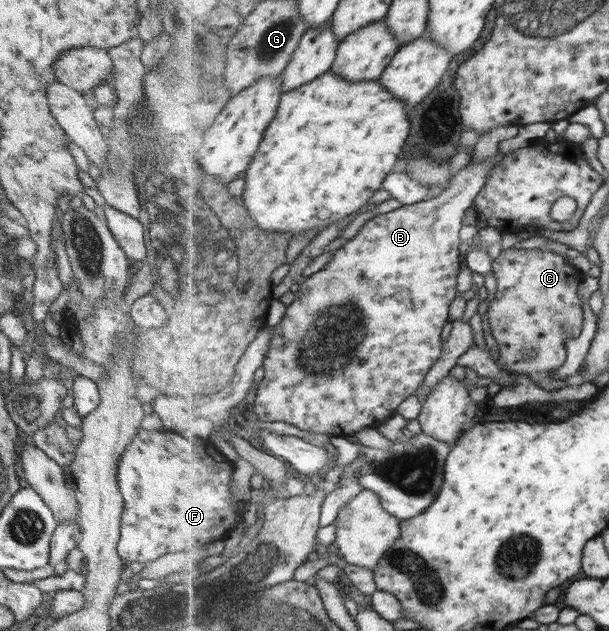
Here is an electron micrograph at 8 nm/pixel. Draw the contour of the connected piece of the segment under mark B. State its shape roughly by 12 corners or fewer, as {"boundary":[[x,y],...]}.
{"boundary":[[507,152],[380,214],[272,327],[254,413],[352,436],[441,359]]}

